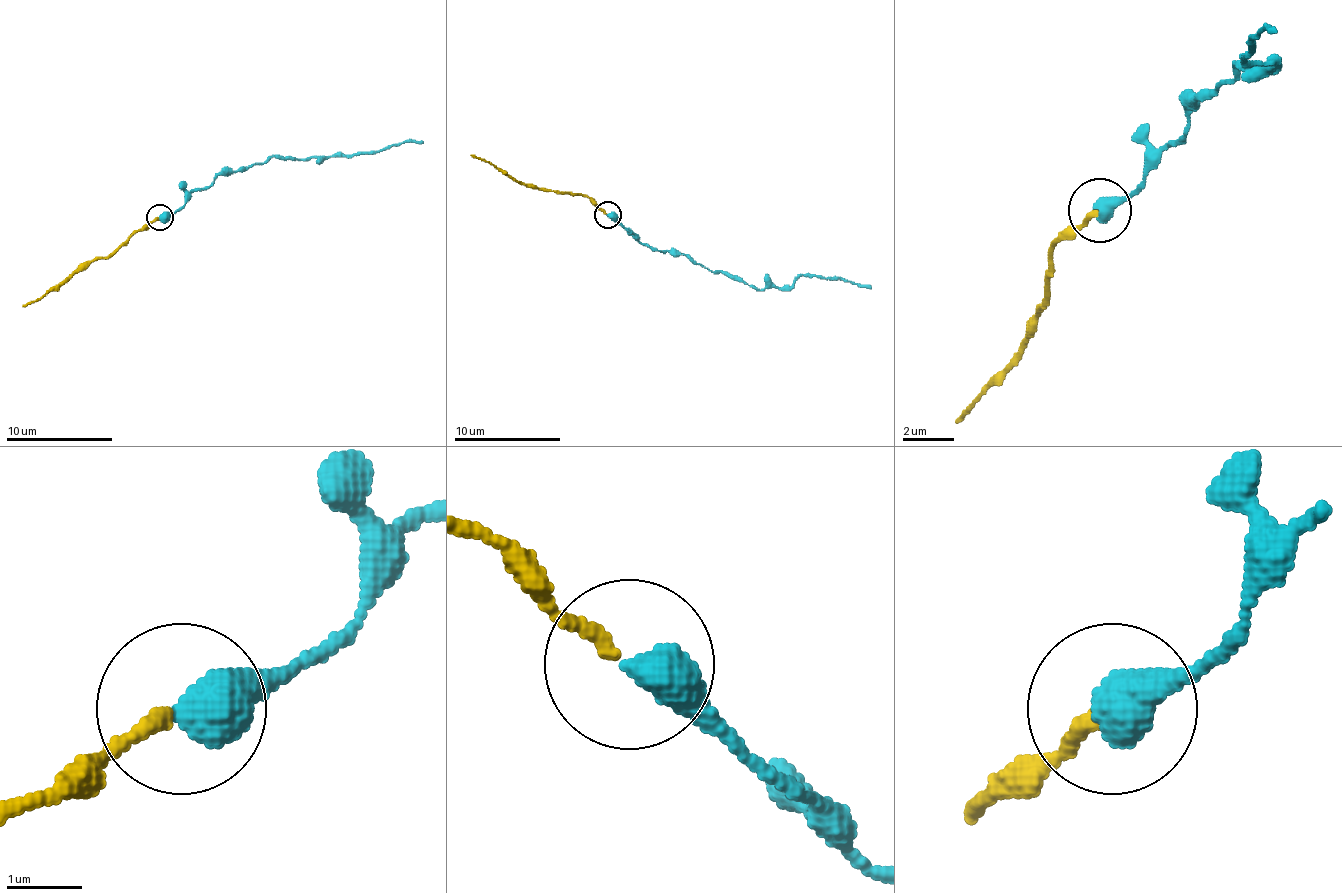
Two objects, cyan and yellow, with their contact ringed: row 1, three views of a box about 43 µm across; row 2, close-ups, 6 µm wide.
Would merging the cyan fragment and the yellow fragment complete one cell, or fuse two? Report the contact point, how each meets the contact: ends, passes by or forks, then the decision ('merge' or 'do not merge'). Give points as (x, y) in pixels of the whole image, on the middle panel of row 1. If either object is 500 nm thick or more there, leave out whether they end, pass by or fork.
at (607, 215); merge

